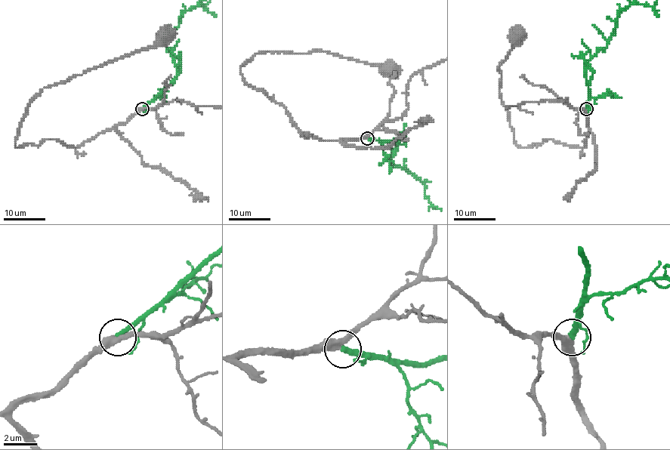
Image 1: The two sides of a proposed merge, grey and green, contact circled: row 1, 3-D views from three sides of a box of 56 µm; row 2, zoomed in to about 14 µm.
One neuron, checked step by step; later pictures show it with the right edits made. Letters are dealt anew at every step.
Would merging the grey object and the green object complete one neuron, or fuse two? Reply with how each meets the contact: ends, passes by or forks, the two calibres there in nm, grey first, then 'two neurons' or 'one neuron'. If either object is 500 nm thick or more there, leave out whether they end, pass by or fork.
grey passes by; green ends there; 400 nm thick on the grey side, 320 nm on the other; one neuron

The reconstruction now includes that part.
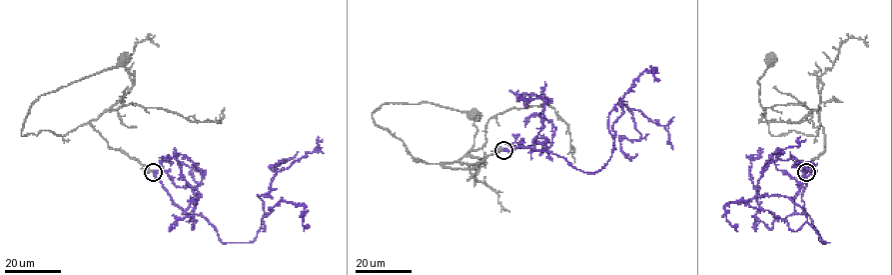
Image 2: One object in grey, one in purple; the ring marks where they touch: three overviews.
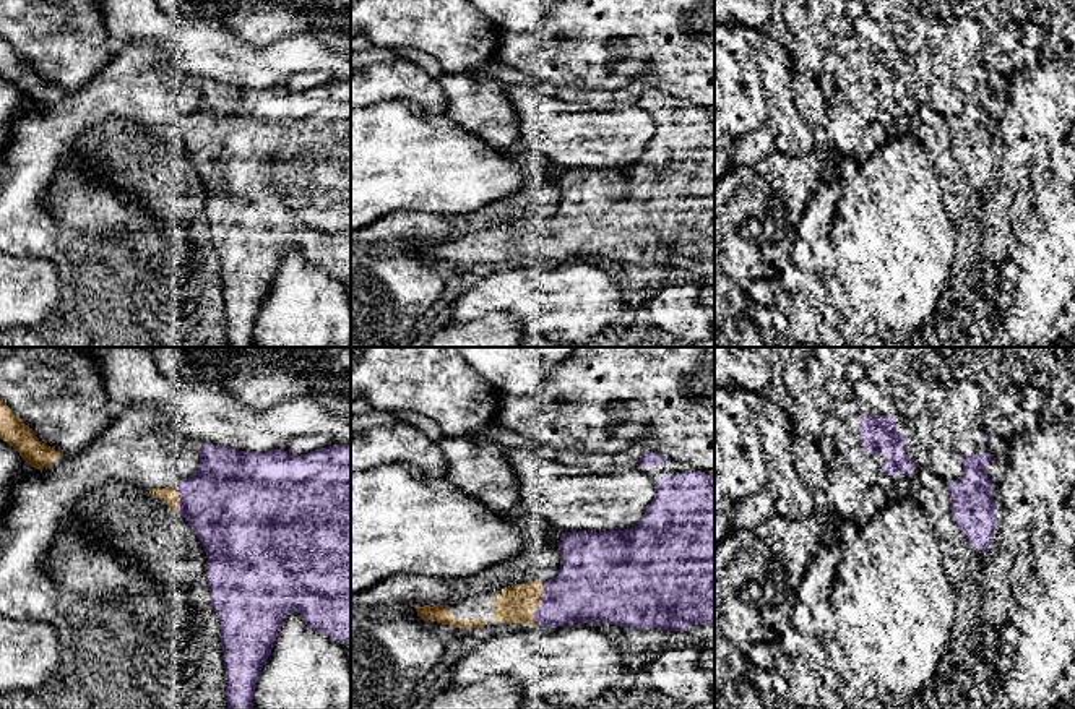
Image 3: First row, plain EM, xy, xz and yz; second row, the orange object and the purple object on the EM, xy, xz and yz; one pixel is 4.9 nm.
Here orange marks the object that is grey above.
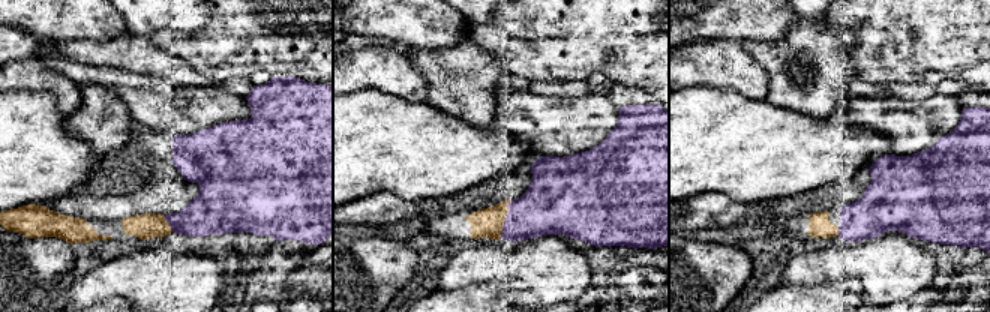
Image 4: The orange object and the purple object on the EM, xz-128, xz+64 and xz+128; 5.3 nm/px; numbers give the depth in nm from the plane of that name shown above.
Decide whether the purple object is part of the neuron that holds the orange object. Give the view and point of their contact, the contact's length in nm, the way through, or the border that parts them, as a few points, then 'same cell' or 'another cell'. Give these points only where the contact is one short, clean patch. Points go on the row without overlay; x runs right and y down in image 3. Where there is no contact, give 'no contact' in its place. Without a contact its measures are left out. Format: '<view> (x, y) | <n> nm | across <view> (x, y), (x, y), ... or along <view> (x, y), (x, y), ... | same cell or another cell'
xz (536, 240) | 220 nm | same cell

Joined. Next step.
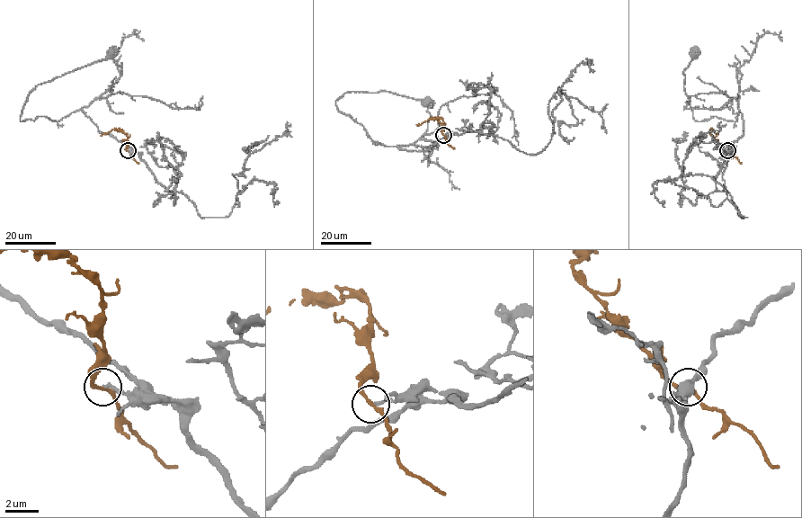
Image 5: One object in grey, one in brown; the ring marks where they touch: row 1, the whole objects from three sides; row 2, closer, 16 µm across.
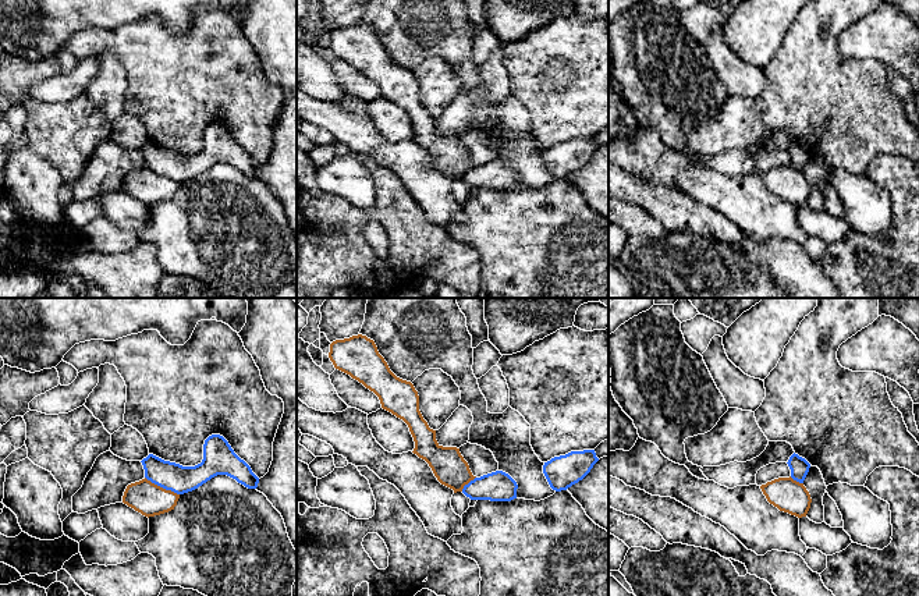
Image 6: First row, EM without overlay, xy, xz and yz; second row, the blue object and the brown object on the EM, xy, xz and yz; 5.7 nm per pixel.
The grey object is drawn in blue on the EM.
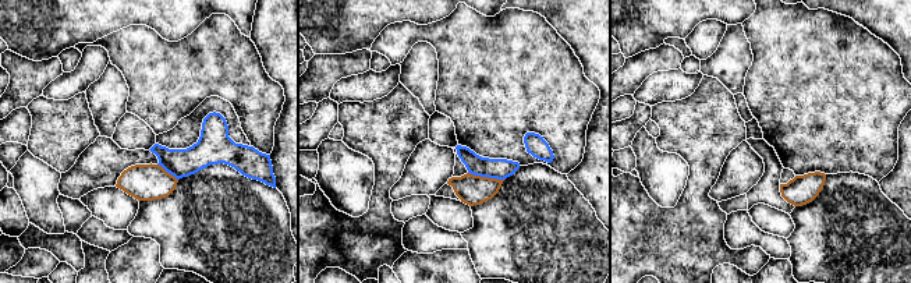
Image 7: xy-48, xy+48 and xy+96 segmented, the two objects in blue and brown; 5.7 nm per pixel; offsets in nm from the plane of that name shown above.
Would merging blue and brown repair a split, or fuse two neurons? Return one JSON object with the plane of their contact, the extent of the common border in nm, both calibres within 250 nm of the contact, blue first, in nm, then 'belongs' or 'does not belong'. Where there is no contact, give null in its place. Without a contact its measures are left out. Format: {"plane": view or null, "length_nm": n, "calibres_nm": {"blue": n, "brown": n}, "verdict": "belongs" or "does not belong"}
{"plane": "xy", "length_nm": 220, "calibres_nm": {"blue": 160, "brown": 190}, "verdict": "does not belong"}

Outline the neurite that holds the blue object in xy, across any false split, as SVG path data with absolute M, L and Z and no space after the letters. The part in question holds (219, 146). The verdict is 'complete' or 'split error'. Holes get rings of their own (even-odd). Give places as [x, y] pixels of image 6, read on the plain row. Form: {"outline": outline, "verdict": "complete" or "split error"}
{"outline": "M212 123L205 128L203 148L195 155L182 155L153 142L141 150L148 168L177 182L192 180L217 163L227 163L248 177L256 177L259 171L251 155L220 123Z", "verdict": "complete"}

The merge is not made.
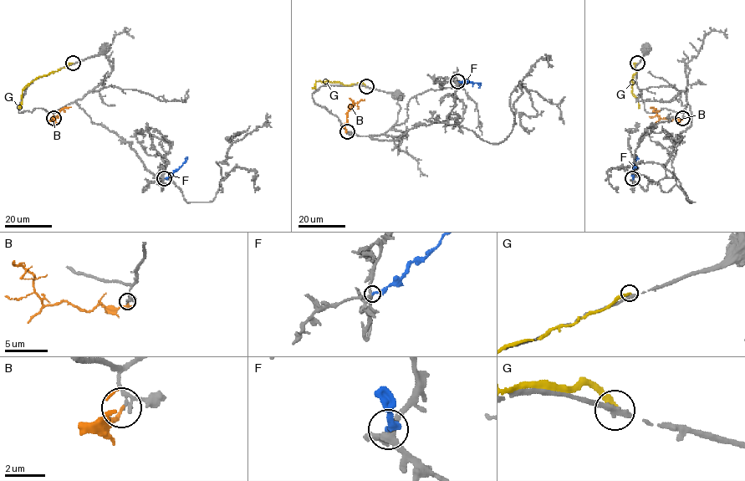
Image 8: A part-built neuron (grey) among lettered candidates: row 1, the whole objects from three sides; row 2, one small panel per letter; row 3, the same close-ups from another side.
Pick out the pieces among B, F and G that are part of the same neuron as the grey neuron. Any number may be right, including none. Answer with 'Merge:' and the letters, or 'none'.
Merge: none

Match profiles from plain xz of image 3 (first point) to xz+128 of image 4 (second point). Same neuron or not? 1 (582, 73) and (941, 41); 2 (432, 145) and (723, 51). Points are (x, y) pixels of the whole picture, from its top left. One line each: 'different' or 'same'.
1: same
2: different

